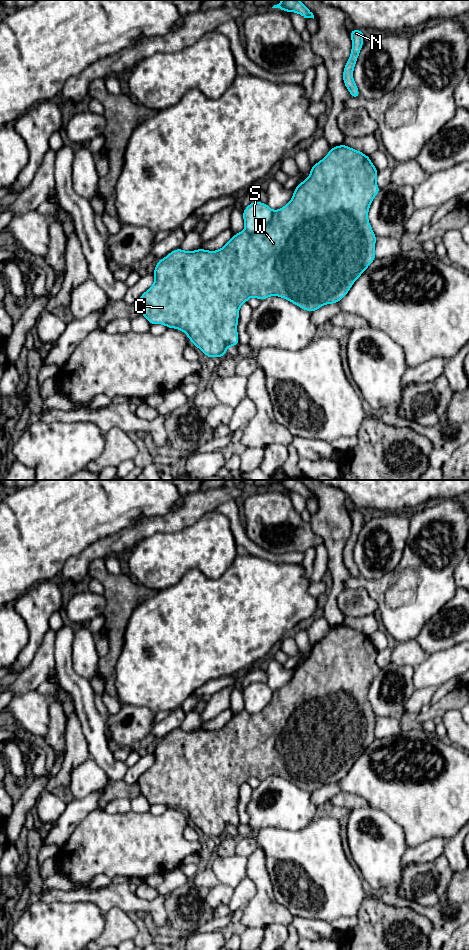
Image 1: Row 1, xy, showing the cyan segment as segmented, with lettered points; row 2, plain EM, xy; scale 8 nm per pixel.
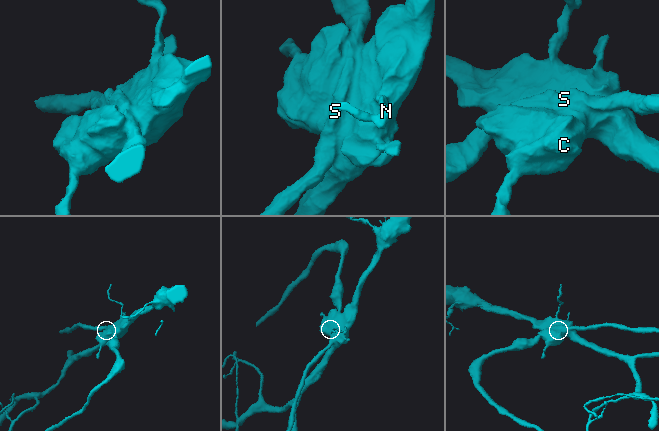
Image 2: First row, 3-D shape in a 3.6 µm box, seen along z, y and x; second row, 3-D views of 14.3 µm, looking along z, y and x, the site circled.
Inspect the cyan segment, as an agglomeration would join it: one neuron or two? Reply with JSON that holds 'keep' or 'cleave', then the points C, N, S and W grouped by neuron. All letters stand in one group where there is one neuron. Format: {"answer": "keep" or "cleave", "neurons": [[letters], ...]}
{"answer": "cleave", "neurons": [["C", "N", "W"], ["S"]]}

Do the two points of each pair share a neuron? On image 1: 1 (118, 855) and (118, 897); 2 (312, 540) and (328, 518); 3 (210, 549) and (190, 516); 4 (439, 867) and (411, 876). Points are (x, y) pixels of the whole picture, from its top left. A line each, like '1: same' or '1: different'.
1: different
2: different
3: different
4: same

